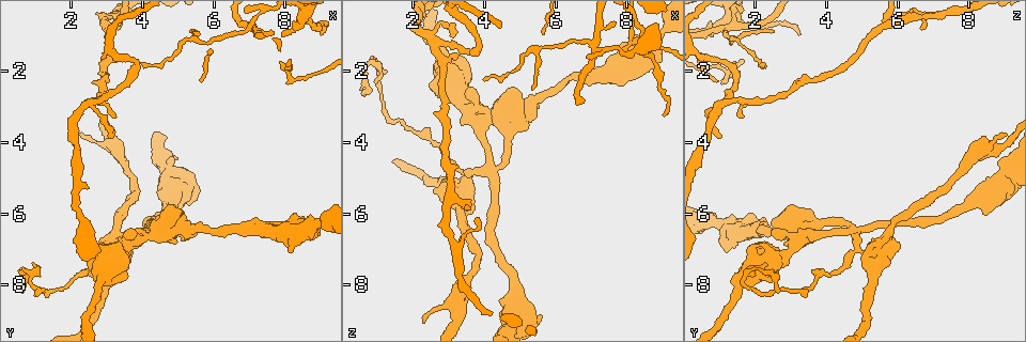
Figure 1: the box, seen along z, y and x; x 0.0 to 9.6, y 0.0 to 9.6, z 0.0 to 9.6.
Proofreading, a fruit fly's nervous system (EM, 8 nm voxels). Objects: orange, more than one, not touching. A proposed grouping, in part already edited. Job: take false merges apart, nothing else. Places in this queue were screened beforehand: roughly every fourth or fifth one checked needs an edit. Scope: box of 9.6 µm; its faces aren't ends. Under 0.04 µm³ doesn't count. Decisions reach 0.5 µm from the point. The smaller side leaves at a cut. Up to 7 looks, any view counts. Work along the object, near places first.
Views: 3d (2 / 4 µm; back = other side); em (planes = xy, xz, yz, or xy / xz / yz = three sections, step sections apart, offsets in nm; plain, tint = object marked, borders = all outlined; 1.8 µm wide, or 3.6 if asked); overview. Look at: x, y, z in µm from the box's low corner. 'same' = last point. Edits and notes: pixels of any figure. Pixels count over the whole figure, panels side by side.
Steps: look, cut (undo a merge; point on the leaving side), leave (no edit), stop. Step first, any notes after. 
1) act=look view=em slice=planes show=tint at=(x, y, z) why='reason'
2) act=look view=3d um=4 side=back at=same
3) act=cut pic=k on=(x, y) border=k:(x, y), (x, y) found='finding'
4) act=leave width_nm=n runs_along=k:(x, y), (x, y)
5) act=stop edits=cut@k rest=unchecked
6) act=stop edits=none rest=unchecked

act=look view=em slice=xy step=4 show=tint at=(4.10, 6.55, 4.60)

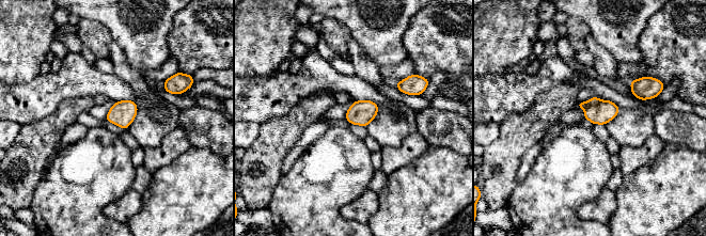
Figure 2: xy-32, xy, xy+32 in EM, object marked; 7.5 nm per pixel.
act=look view=em slice=planes show=tint at=same

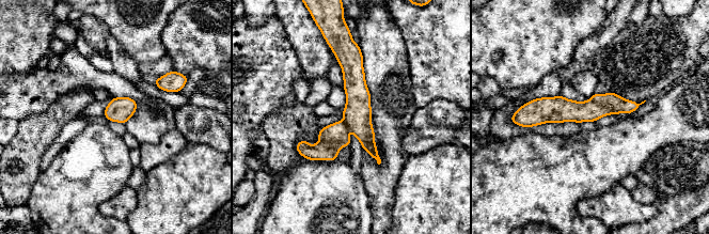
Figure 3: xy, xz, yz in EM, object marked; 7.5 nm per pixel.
act=cut pic=3 on=(570, 110) width_nm=180 border=3:(591, 98), (607, 106), (612, 113) found='two neurons meet here'

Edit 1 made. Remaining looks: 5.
act=look view=overview why='redraw'

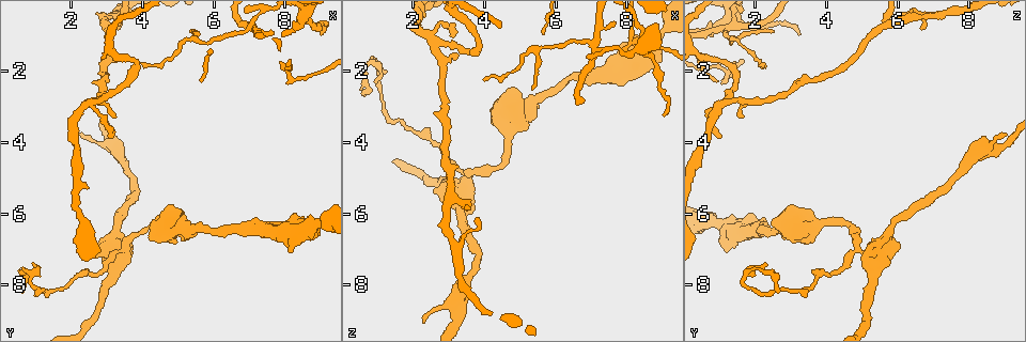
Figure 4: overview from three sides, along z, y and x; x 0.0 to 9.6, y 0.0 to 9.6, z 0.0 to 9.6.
act=look view=3d um=2 at=(2.95, 0.85, 5.45) why='two arms in line, one across'

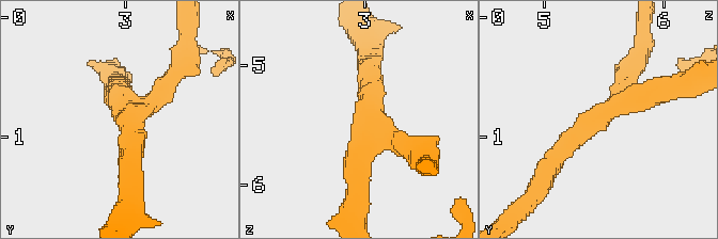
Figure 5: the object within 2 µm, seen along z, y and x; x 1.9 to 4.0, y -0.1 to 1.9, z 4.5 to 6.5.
act=look view=em slice=planes show=tint at=(3.00, 0.84, 5.44) arms=3 arm_widths_nm=190,190,200

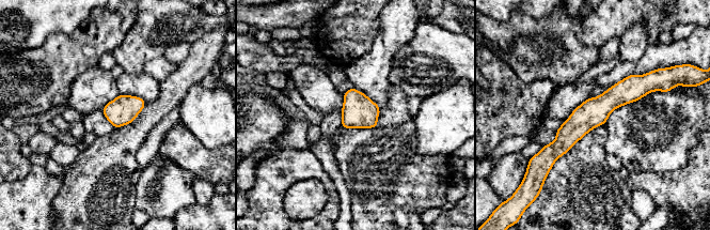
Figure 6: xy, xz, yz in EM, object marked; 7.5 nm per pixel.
act=leave width_nm=220 found='continuous, no second neuron'

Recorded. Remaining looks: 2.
act=look view=3d um=2 side=back at=(2.55, 2.80, 1.30)

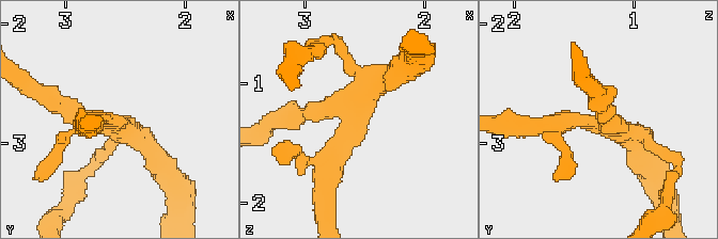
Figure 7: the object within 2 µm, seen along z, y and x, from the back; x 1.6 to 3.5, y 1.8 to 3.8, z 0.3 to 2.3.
act=look view=em slice=planes show=tint at=(2.56, 2.86, 1.24) why='shape alone is not enough'

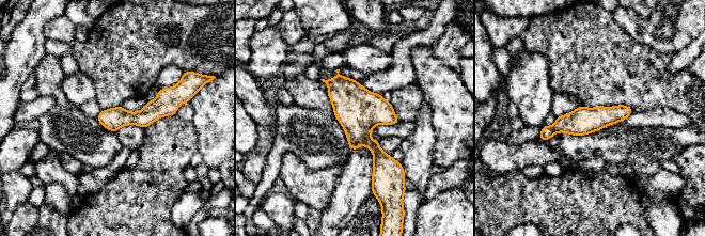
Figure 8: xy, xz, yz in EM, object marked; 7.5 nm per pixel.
act=leave width_nm=170 runs_along=8:(628, 110), (562, 124), (543, 137) found='continuous, no second neuron'

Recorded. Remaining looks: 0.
act=stop edits=cut@3 rest=unchecked

